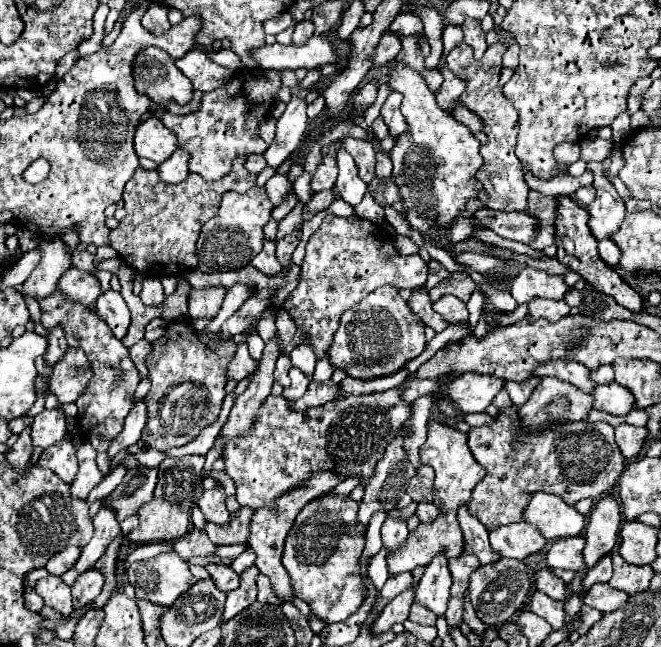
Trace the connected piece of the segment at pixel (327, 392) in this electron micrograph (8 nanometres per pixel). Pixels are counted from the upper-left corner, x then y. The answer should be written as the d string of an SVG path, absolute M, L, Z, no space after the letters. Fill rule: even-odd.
M312 380L308 386L308 392L298 400L290 400L288 406L290 406L290 410L308 410L308 408L316 408L316 406L322 406L322 404L334 400L336 394L338 394L338 386L332 384L330 380L328 382Z

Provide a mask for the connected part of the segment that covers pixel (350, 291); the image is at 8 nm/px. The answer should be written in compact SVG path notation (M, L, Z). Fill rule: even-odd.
M324 218L318 232L306 244L306 258L302 264L300 284L282 304L294 318L296 326L304 332L306 344L316 352L316 358L328 354L332 336L344 310L358 304L376 288L390 284L394 288L420 288L426 282L428 266L418 254L402 256L388 240L388 234L370 220L350 218Z

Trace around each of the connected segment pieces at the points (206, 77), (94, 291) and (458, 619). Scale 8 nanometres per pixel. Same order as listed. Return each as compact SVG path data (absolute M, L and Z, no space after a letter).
M192 48L186 56L178 58L176 66L192 82L194 90L200 92L212 92L216 88L222 88L234 78L234 70L218 66L200 48Z
M70 268L68 272L64 272L64 276L58 280L58 290L86 306L94 304L96 298L102 294L100 280L92 272L82 272L78 268Z
M458 596L458 598L450 598L448 602L448 610L444 614L446 622L448 622L448 630L456 628L462 624L462 604L464 604L464 596Z

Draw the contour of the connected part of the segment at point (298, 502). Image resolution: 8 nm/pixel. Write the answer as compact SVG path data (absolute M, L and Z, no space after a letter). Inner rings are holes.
M326 470L326 472L316 472L310 476L310 480L306 480L304 484L292 488L290 492L286 492L284 496L276 498L274 506L262 506L254 512L252 520L250 520L250 538L248 538L248 546L254 550L256 560L254 566L266 574L272 580L272 586L276 588L276 594L284 600L290 600L290 596L294 594L290 588L290 580L288 574L284 572L284 566L280 564L280 552L284 550L284 536L288 534L288 528L292 528L292 520L296 518L296 512L300 512L300 508L304 508L304 504L308 504L308 500L314 500L314 496L322 496L330 490L334 490L340 482L344 480L342 474L334 472L334 470Z

